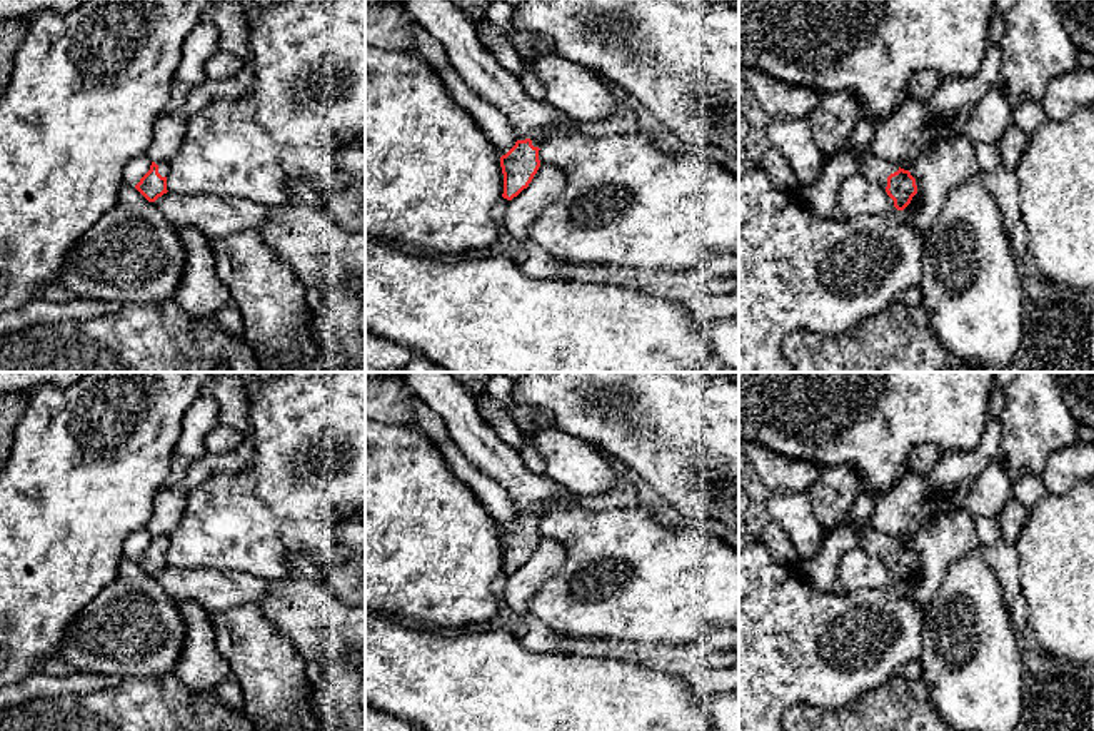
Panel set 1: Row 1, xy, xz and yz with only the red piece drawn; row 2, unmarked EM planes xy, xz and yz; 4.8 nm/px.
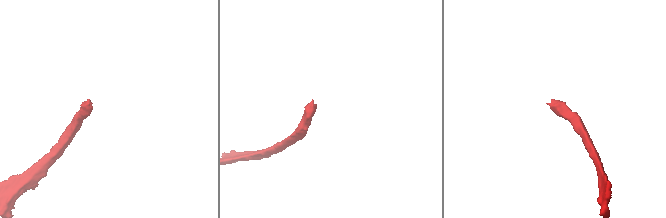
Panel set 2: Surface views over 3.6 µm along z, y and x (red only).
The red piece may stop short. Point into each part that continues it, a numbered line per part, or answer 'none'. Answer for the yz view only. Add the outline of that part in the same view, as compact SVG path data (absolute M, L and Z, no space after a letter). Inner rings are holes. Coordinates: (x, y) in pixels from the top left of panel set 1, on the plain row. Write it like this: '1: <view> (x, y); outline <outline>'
1: yz (874, 543); outline M847 516L844 517L842 524L859 531L862 529L864 534L861 537L859 547L862 547L867 554L881 557L884 562L887 561L887 551L899 544L899 539L891 537L884 532L874 531L867 526L867 522L852 522Z

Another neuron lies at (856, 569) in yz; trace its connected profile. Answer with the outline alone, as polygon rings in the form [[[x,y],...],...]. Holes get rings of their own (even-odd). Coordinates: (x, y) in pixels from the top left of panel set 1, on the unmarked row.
[[[854,547],[841,557],[836,582],[837,589],[852,592],[866,587],[886,587],[896,581],[881,557]]]

